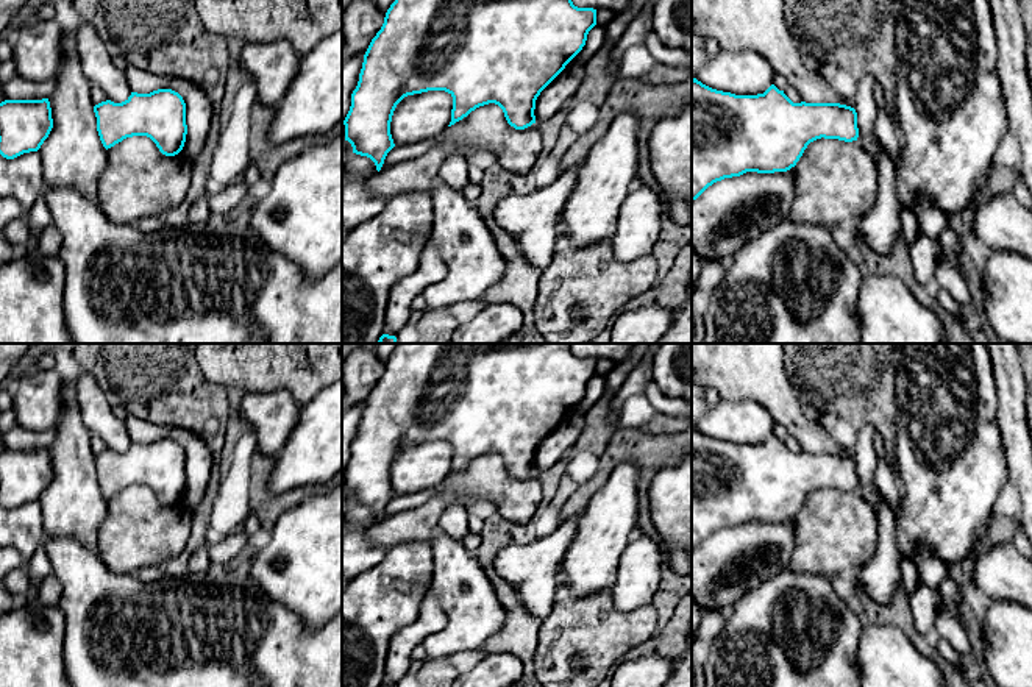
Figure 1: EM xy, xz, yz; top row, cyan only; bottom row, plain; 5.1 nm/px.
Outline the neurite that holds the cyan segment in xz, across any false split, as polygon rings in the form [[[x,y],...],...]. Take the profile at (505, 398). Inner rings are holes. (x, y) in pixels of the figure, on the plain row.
[[[398,344],[364,404],[359,431],[343,470],[345,490],[351,493],[353,503],[370,507],[379,521],[395,497],[390,472],[397,454],[407,445],[428,440],[445,440],[453,447],[448,476],[476,457],[495,453],[511,476],[525,479],[536,473],[534,459],[540,442],[582,400],[595,375],[596,359],[575,356],[571,344]]]

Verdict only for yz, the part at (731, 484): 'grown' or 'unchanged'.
unchanged

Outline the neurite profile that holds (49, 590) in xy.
[[[48,575],[37,586],[37,604],[58,606],[62,593],[62,587],[56,578]]]

